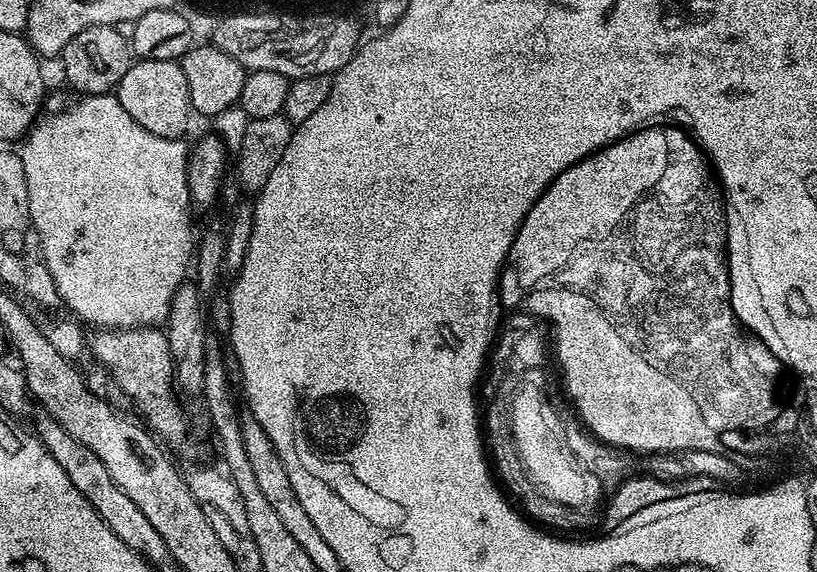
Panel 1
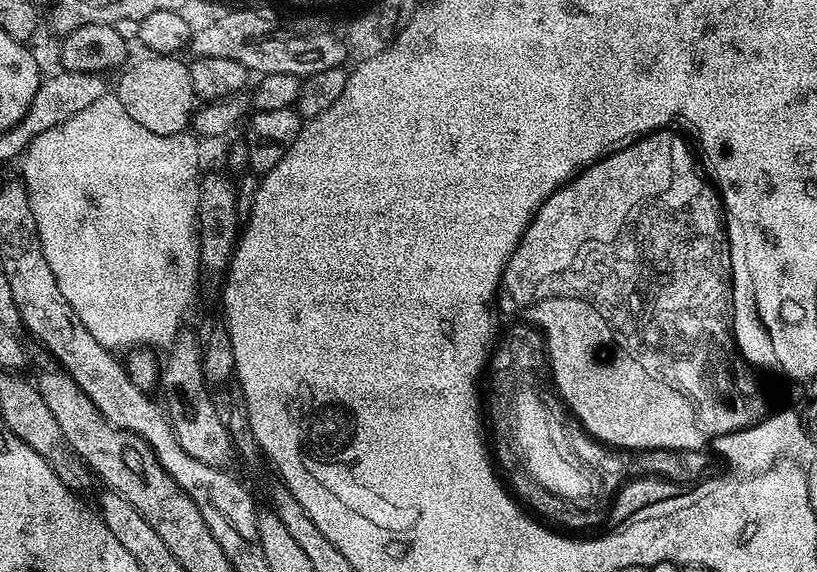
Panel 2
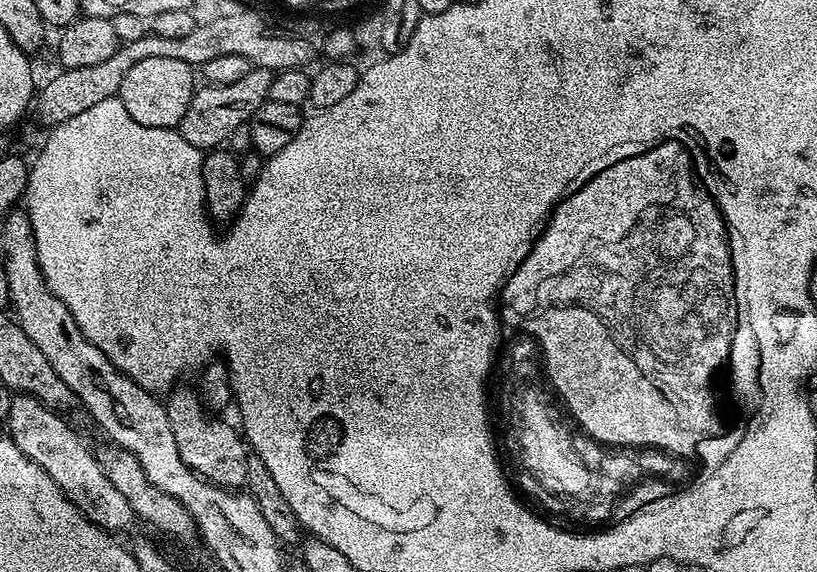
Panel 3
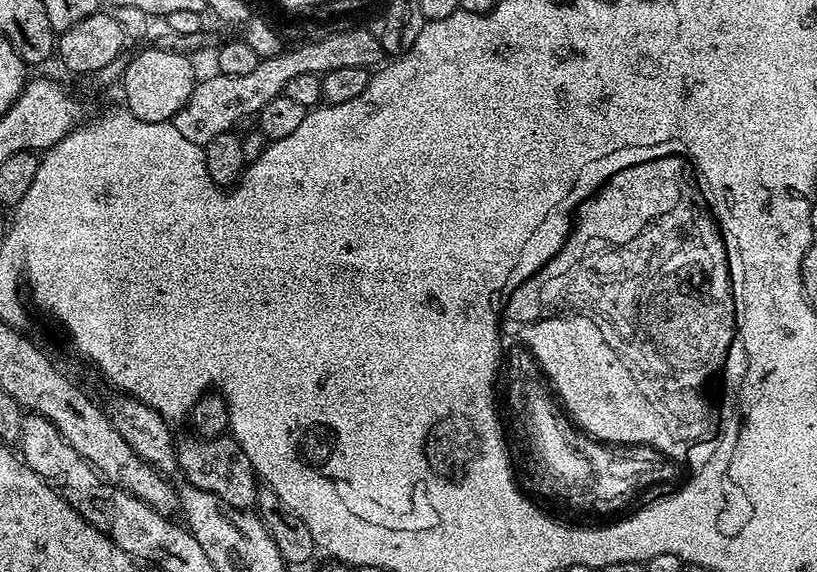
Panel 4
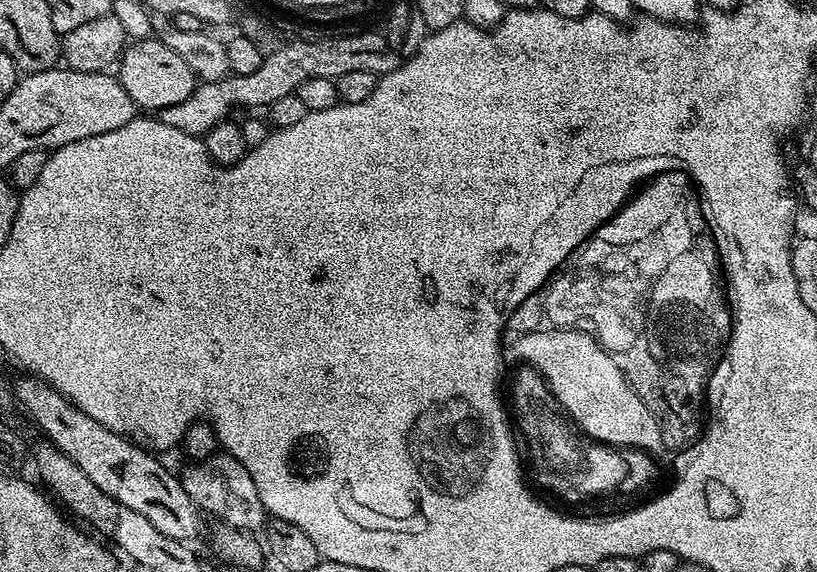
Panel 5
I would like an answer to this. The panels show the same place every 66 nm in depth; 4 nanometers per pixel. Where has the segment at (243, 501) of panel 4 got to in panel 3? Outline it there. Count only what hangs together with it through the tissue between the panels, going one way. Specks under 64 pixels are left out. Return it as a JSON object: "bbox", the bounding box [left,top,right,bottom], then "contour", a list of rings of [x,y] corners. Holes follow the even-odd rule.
{"bbox":[166,387,250,489],"contour":[[[180,387],[171,389],[166,398],[166,407],[170,418],[170,430],[174,433],[178,454],[182,454],[182,462],[186,462],[186,466],[190,466],[190,470],[194,470],[202,479],[217,484],[219,488],[243,489],[246,482],[246,458],[250,449],[242,439],[241,433],[235,427],[232,429],[226,421],[218,420],[222,418],[205,411],[195,387]]]}

